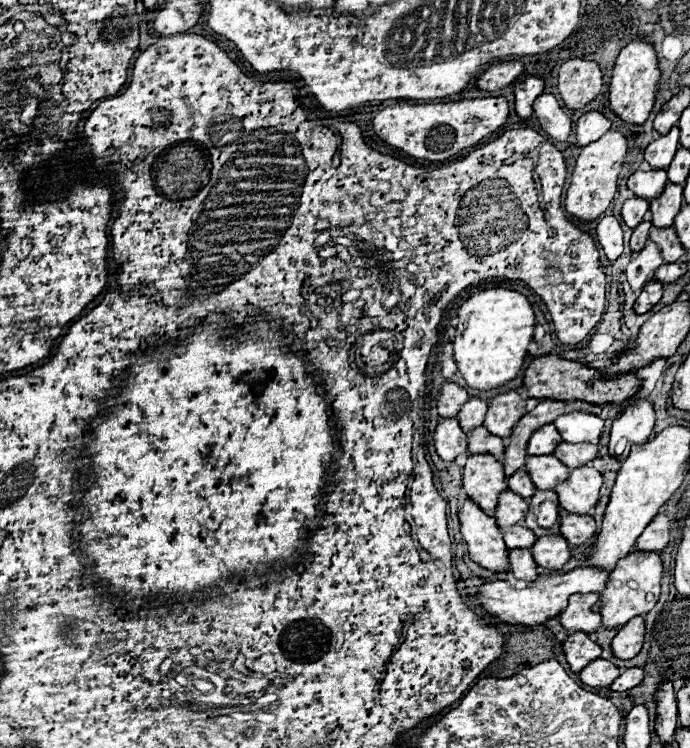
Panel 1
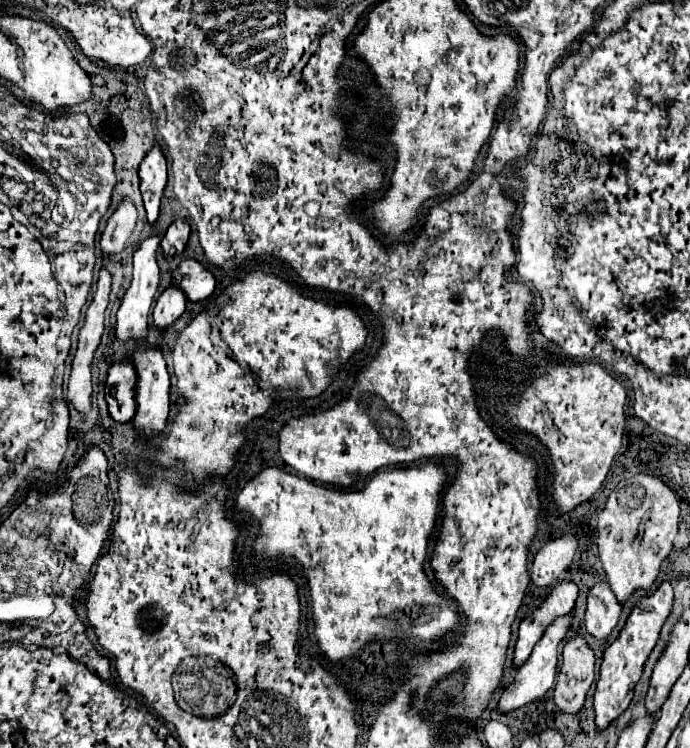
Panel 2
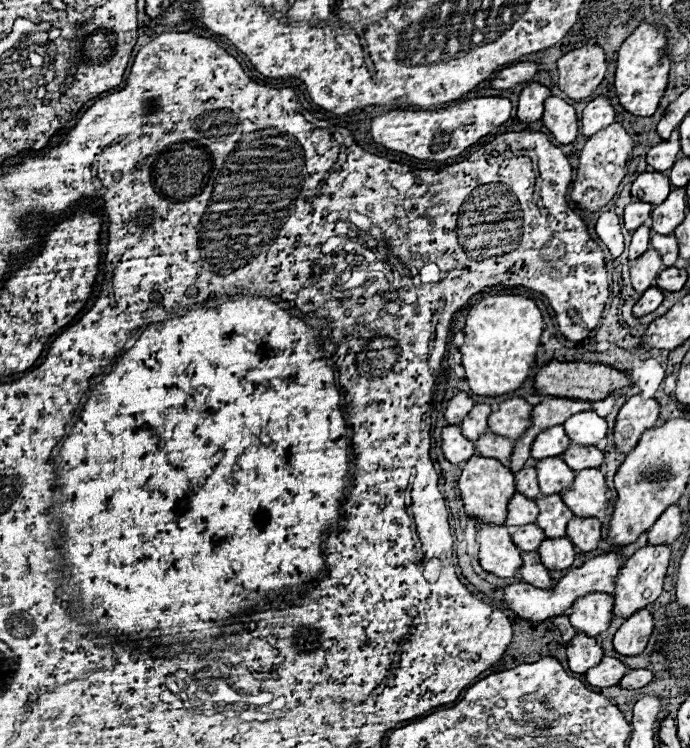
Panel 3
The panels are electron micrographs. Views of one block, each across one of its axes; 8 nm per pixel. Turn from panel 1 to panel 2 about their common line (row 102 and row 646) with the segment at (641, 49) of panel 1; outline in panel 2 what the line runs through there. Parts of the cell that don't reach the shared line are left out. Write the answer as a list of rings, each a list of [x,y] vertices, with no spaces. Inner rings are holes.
[[[662,582],[662,586],[654,594],[644,596],[640,600],[640,604],[632,610],[620,636],[604,650],[604,658],[602,658],[602,666],[600,666],[600,680],[598,680],[596,692],[594,692],[594,712],[596,712],[596,730],[598,732],[606,730],[610,726],[610,722],[614,722],[630,706],[634,686],[642,676],[642,666],[648,660],[652,648],[656,646],[660,628],[670,614],[672,602],[674,602],[672,586],[668,582]]]

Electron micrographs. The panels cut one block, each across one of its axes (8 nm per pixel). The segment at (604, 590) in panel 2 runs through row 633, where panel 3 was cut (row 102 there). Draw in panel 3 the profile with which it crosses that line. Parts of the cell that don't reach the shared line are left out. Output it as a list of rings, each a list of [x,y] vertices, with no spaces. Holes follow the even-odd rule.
[[[600,94],[592,102],[588,102],[582,112],[582,134],[592,136],[598,130],[602,130],[604,126],[612,124],[614,118],[616,118],[616,112],[614,112],[610,100]]]

